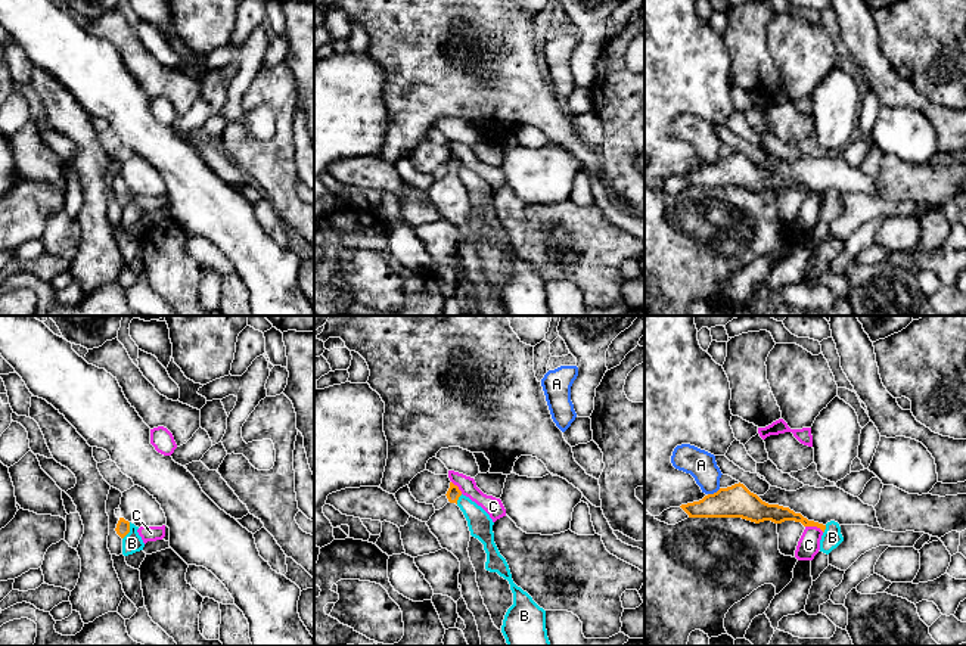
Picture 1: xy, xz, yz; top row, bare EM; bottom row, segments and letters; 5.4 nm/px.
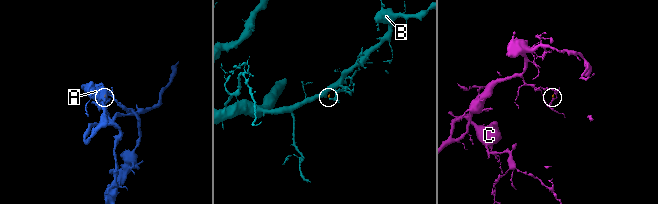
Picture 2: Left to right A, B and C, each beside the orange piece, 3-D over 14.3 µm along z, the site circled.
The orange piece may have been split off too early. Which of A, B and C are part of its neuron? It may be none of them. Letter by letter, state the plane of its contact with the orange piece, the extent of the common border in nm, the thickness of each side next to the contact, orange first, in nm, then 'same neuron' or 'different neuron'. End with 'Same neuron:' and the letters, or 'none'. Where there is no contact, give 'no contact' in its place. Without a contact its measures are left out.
A: yz | 80 nm | 180/160 nm | different neuron
B: xy | 100 nm | 80/110 nm | different neuron
C: yz | 110 nm | 100/120 nm | different neuron
Same neuron: none

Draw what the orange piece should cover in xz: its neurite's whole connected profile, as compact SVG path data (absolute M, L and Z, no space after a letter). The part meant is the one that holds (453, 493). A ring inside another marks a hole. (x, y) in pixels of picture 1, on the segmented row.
M450 482L450 488L445 496L448 503L442 509L435 510L426 525L438 538L441 547L451 552L460 562L459 584L462 586L462 596L468 609L475 617L481 646L507 646L501 630L494 625L491 615L484 605L484 599L476 583L476 572L468 552L470 531L463 512L457 506L462 491L457 485Z

